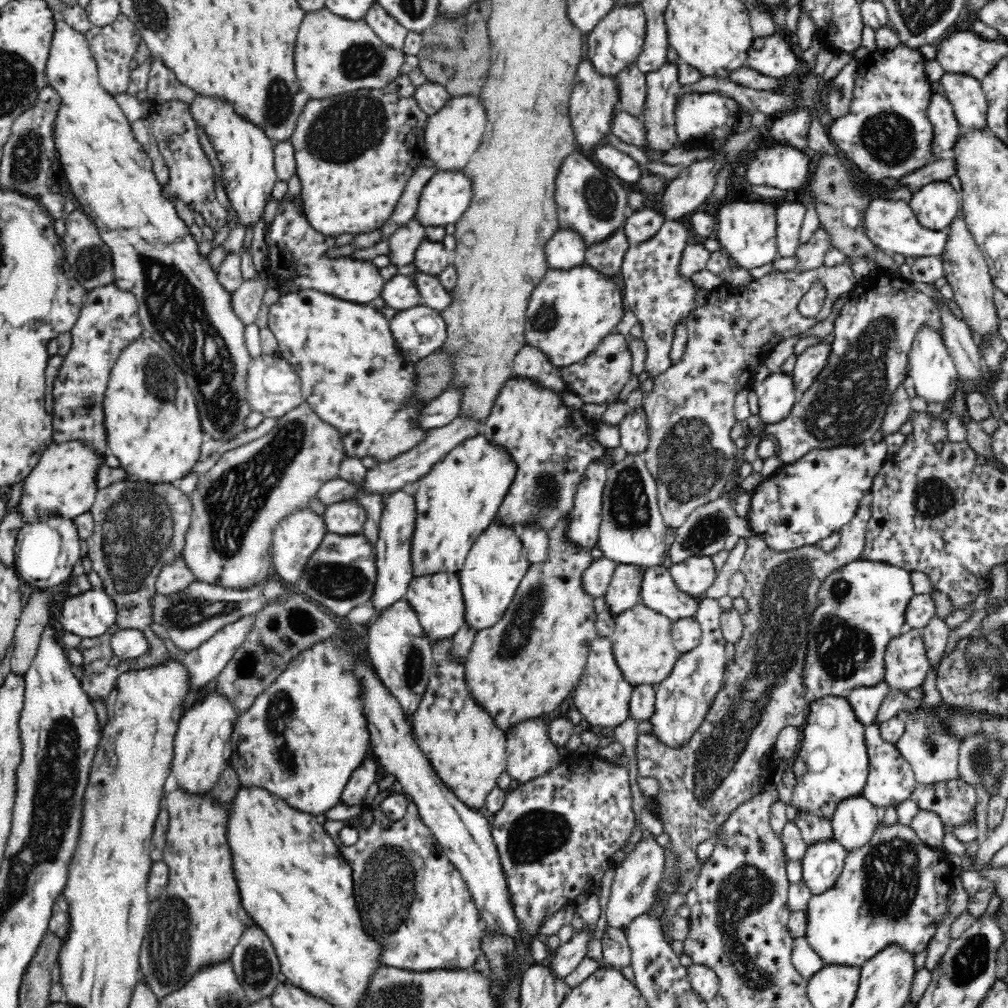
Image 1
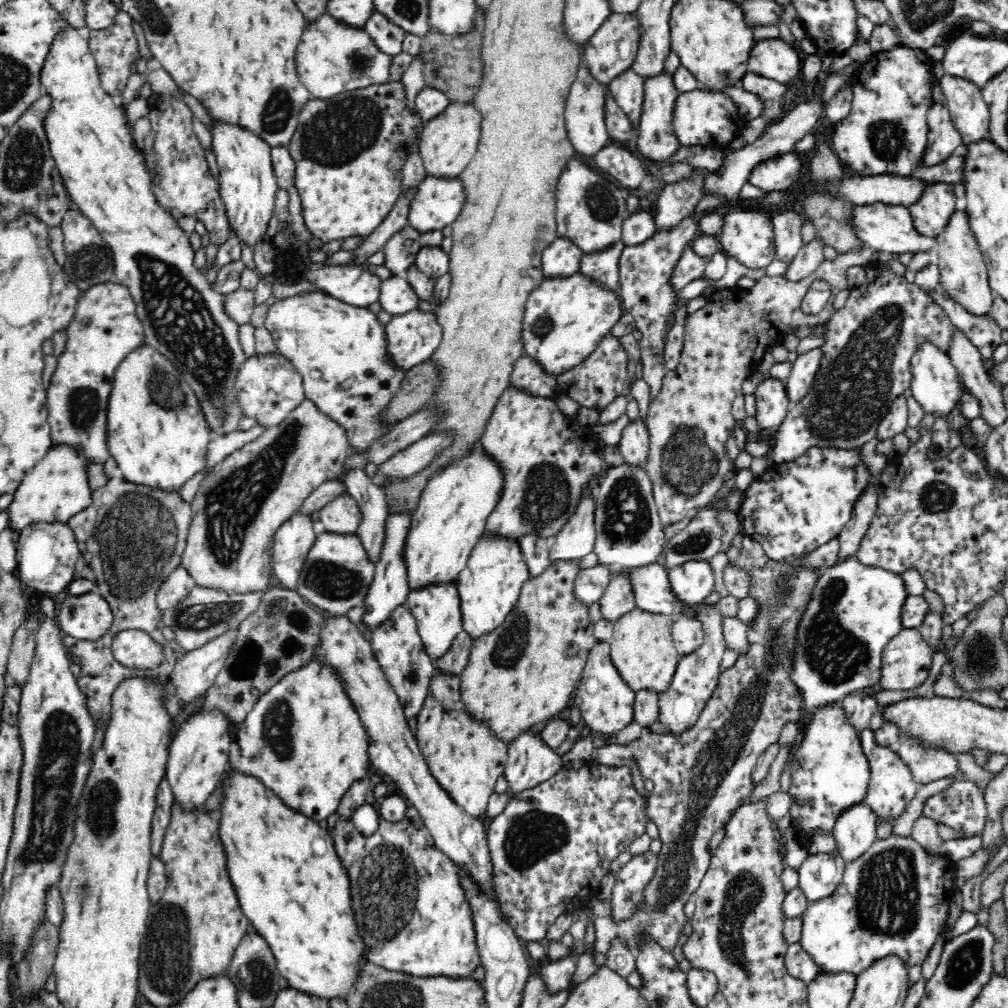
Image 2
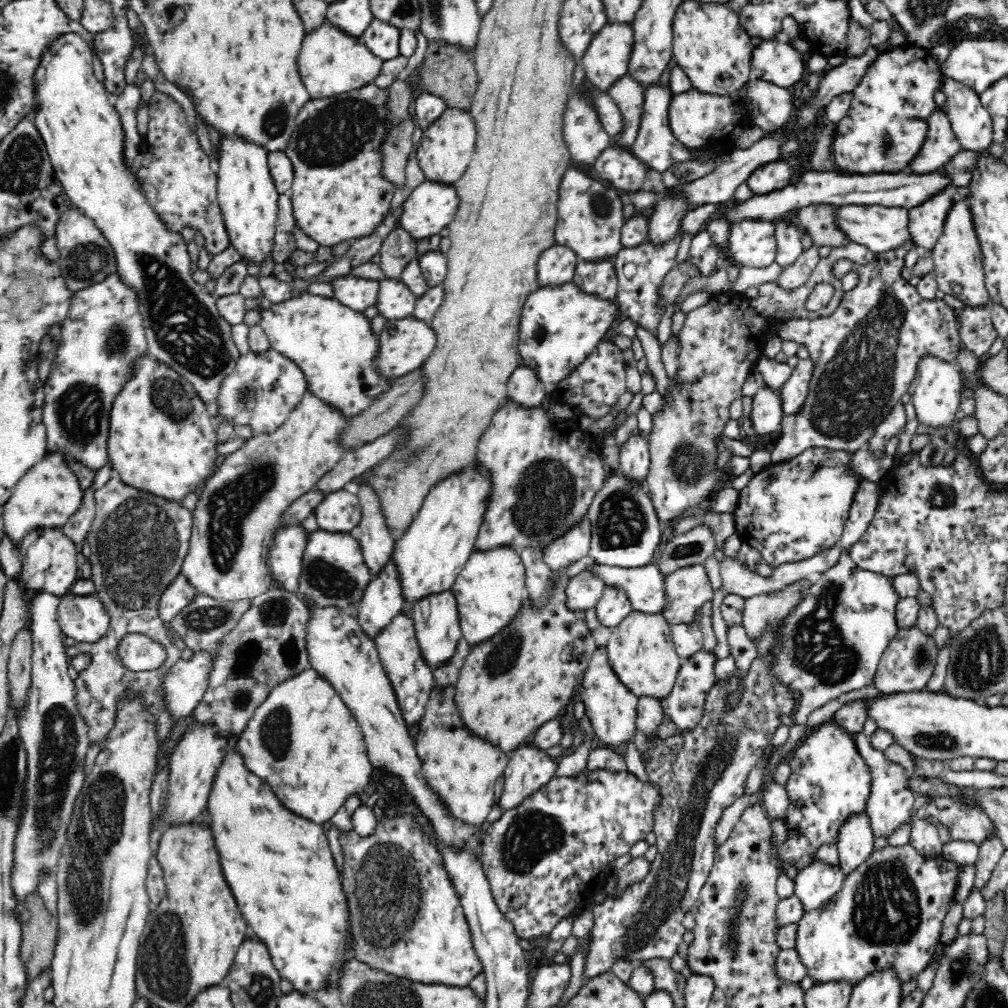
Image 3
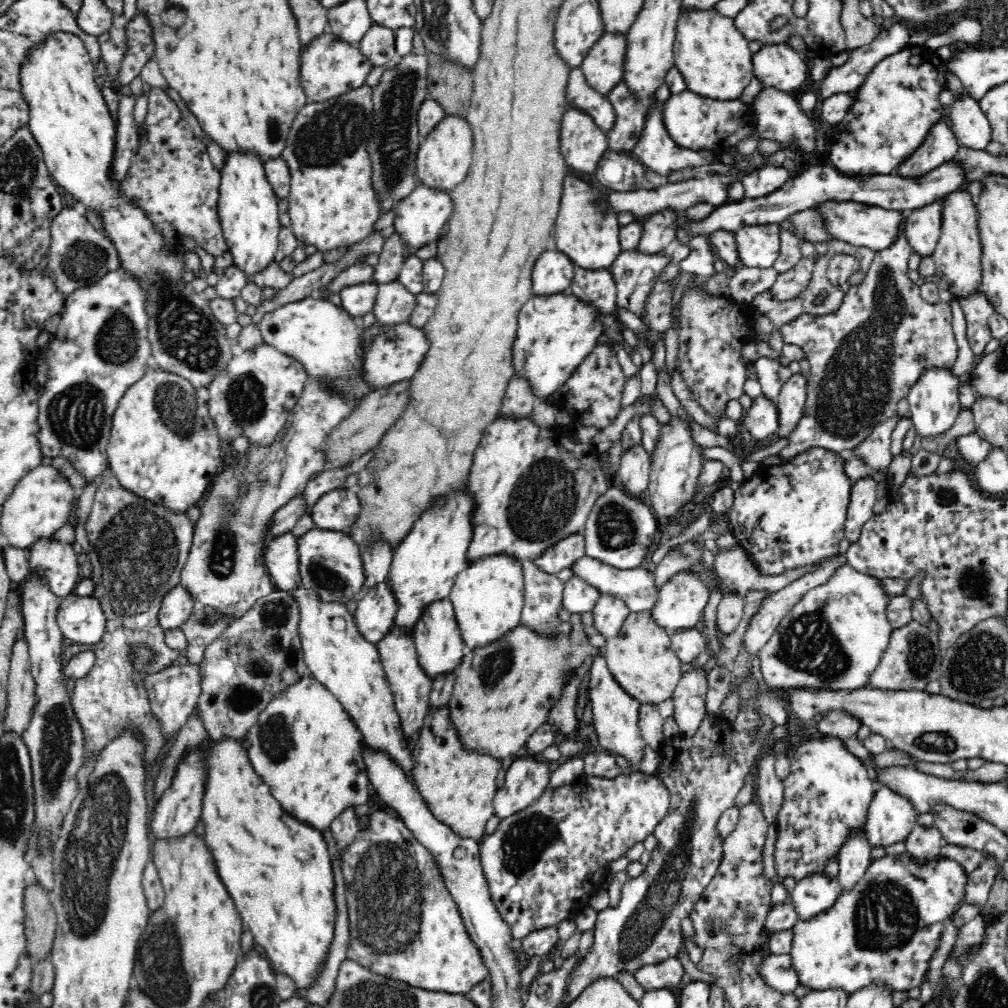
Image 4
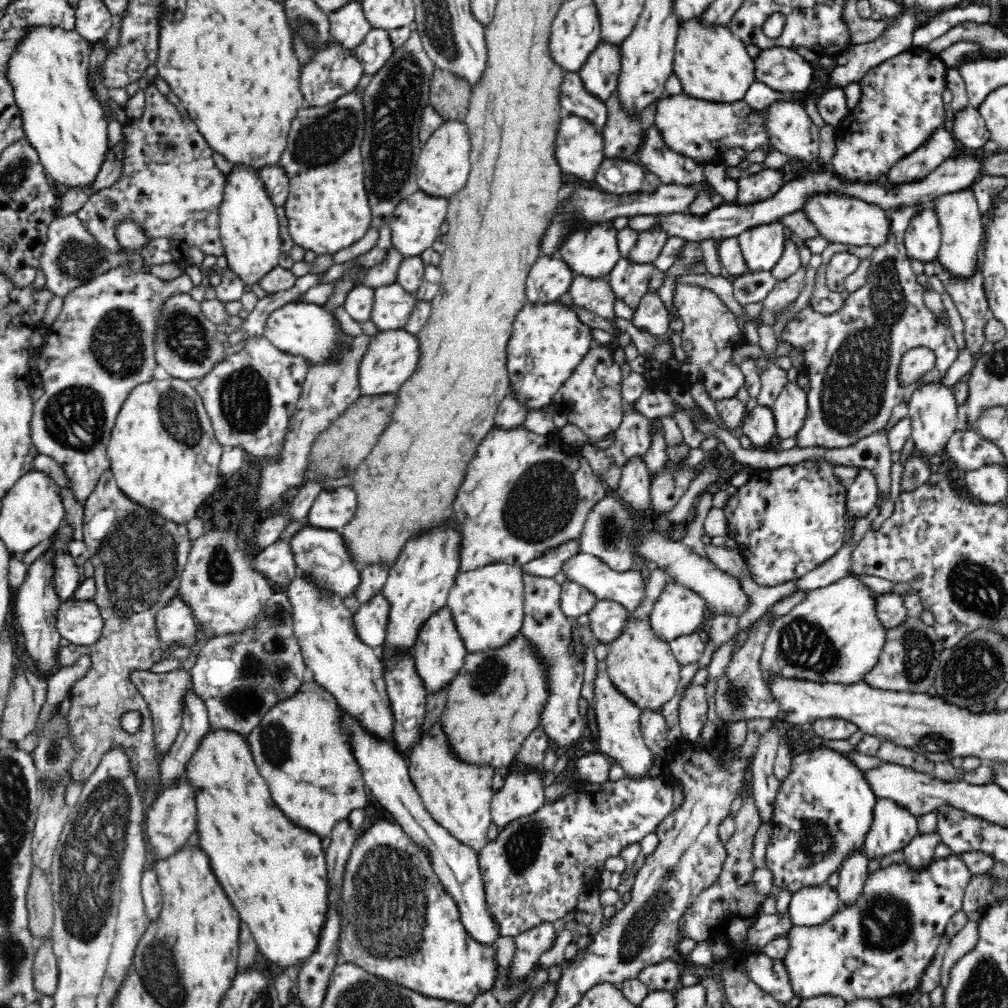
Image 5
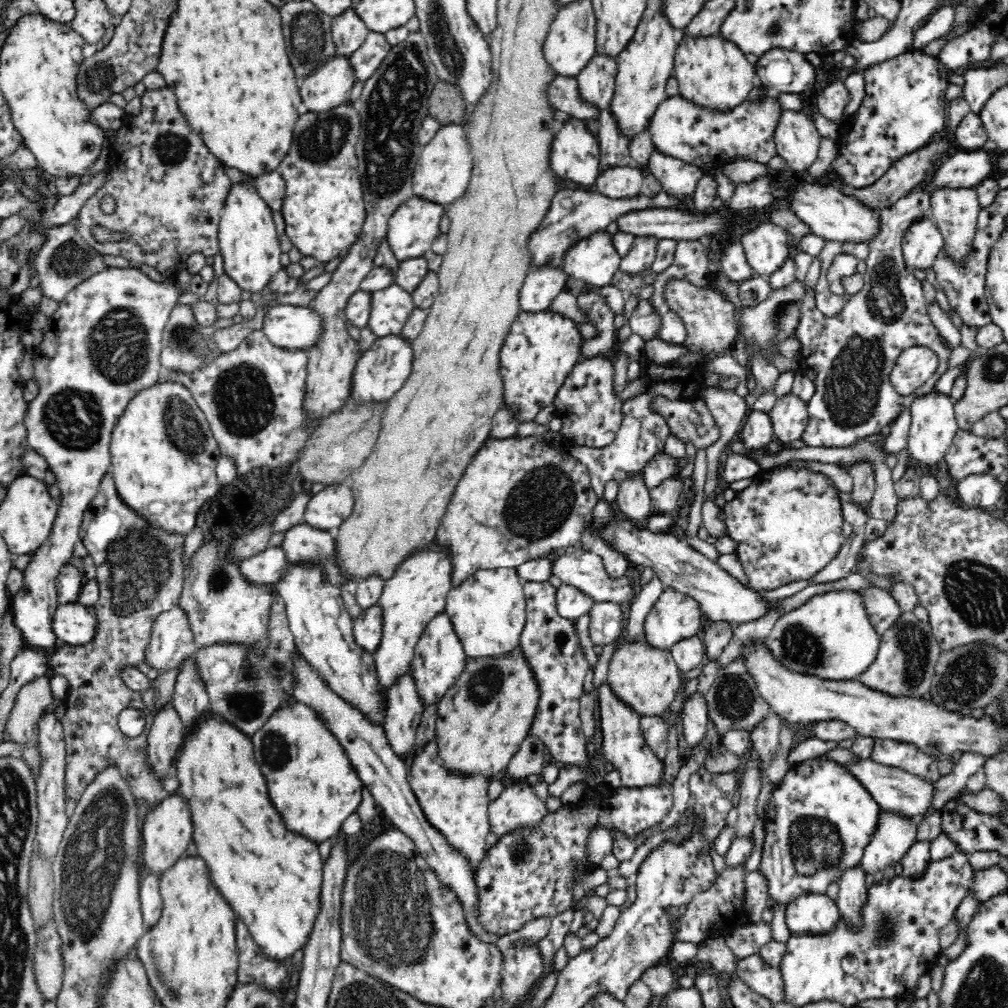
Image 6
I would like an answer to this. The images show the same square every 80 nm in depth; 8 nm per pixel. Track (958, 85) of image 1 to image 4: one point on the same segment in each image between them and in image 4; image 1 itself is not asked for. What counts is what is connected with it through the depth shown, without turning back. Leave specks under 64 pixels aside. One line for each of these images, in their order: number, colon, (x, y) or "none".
2: (970, 113)
3: (970, 120)
4: (970, 124)

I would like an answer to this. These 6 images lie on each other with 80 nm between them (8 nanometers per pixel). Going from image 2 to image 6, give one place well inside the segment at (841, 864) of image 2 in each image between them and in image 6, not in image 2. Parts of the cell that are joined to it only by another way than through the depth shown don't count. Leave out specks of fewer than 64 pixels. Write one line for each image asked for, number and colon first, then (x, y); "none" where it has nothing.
3: (816, 883)
4: (813, 893)
5: (810, 905)
6: (811, 913)

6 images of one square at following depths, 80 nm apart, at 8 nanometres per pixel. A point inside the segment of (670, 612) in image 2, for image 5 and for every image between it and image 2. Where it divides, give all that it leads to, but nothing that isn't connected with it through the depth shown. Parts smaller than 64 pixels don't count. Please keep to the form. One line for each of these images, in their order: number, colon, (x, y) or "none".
3: (645, 585)
4: (637, 587)
5: (628, 587)

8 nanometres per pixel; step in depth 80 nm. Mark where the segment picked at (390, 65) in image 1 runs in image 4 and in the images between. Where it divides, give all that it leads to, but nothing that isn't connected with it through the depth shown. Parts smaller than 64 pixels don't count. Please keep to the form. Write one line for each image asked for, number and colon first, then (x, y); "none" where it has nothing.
2: (332, 56)
3: (330, 62)
4: (330, 66)

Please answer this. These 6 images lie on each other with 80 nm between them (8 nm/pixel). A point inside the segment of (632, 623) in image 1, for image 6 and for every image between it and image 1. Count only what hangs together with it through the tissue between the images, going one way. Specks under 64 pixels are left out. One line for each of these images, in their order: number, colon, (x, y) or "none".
2: (642, 648)
3: (641, 651)
4: (640, 656)
5: (642, 665)
6: (647, 678)

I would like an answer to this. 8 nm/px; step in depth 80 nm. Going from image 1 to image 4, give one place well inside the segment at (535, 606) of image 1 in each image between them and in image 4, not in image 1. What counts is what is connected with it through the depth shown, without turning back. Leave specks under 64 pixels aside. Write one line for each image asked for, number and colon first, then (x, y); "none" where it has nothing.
2: (521, 674)
3: (512, 683)
4: (503, 692)

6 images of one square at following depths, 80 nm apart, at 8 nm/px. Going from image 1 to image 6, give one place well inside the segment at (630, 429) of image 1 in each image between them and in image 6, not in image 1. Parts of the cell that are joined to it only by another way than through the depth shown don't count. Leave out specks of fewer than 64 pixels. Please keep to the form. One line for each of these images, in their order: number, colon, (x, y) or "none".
2: (634, 443)
3: (634, 459)
4: (634, 466)
5: (634, 484)
6: (633, 499)

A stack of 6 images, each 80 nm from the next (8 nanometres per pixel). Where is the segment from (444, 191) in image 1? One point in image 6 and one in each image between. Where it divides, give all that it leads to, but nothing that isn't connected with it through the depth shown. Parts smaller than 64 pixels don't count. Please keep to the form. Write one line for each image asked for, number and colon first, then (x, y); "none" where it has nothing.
2: (440, 201)
3: (431, 207)
4: (420, 218)
5: (416, 223)
6: (415, 225)

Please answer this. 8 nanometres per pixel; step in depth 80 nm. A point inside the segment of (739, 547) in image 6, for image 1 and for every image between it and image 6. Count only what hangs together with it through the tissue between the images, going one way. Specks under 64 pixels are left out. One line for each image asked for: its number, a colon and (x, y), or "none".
1: (805, 501)
2: (792, 508)
3: (789, 511)
4: (791, 514)
5: (787, 521)

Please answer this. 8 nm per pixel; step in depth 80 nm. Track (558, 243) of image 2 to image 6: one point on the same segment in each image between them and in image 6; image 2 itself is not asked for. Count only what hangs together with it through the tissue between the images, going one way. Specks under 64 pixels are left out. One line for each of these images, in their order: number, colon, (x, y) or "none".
3: (557, 264)
4: (554, 270)
5: (550, 276)
6: (544, 282)

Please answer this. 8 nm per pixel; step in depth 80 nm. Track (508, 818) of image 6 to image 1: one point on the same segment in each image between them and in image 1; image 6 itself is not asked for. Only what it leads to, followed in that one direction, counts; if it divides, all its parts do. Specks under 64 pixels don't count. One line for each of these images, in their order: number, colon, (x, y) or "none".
1: (530, 750)
2: (531, 760)
3: (529, 766)
4: (527, 775)
5: (523, 792)

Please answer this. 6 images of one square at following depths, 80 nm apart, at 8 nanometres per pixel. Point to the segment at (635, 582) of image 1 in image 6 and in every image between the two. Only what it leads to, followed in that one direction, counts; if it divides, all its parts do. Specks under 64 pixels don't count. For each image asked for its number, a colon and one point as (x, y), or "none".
2: (618, 598)
3: (614, 605)
4: (609, 613)
5: (607, 619)
6: (607, 625)

